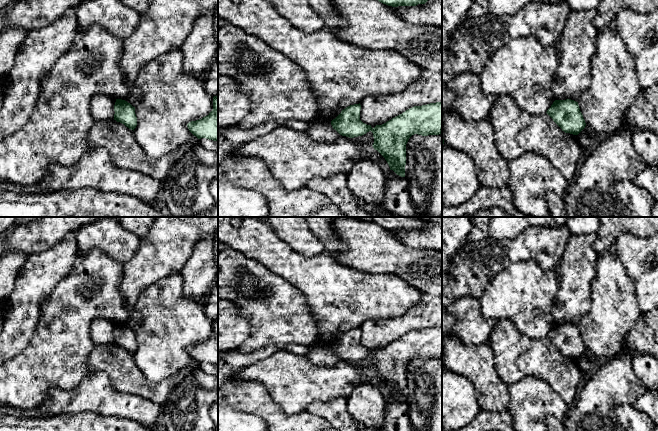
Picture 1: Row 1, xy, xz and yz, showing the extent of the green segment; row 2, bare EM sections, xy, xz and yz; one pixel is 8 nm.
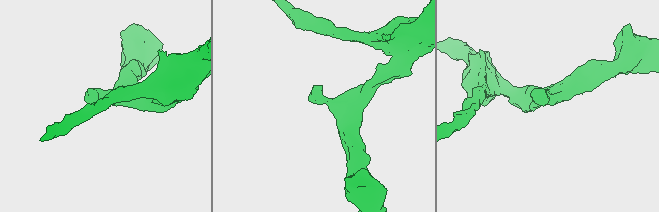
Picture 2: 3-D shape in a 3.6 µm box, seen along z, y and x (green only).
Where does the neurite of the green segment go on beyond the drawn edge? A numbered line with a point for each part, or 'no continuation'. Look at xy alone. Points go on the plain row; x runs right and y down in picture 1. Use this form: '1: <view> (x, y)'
no continuation

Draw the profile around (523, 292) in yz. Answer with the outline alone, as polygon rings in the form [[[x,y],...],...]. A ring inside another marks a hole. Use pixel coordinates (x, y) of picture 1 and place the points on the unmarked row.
[[[533,260],[513,263],[485,288],[481,315],[509,319],[528,337],[543,338],[556,324],[553,307],[558,290],[555,267],[545,271]]]

